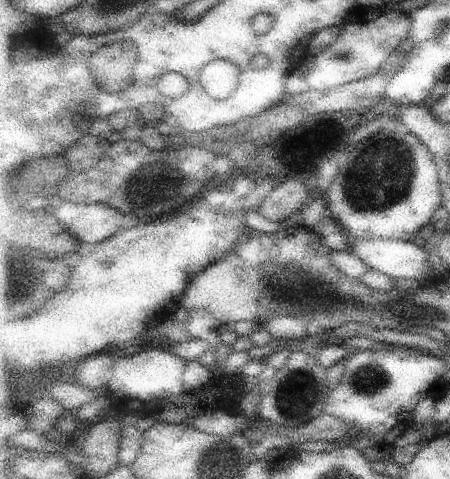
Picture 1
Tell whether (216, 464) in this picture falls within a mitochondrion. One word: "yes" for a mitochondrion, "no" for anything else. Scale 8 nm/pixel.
yes

